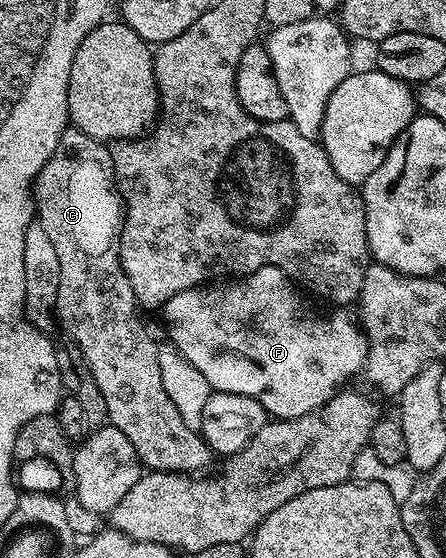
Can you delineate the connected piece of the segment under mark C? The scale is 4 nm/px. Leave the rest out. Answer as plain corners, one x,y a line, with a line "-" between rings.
64,131
53,157
49,157
35,178
33,198
37,221
53,240
57,261
61,261
61,285
57,289
55,306
57,323
71,334
72,341
76,343
72,344
85,357
87,368
93,373
93,381
97,381
97,389
101,389
101,397
105,397
107,423
129,437
144,468
177,471
189,476
206,472
203,470
213,460
212,449
196,428
185,425
181,413
177,413
177,405
173,405
173,401
169,401
169,393
165,393
159,364
160,348
155,347
139,320
133,285
129,285
129,277
125,277
125,269
121,269
118,246
113,245
121,230
123,208
115,186
115,170
108,144
89,137
83,131

